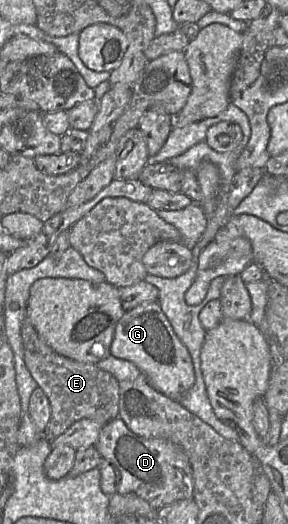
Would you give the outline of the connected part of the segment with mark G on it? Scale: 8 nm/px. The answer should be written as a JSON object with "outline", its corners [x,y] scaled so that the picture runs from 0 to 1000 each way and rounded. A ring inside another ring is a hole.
{"outline":[[[549,574],[493,578],[434,594],[399,626],[382,674],[465,693],[538,744],[597,763],[622,765],[677,731],[663,677],[608,637]]]}

